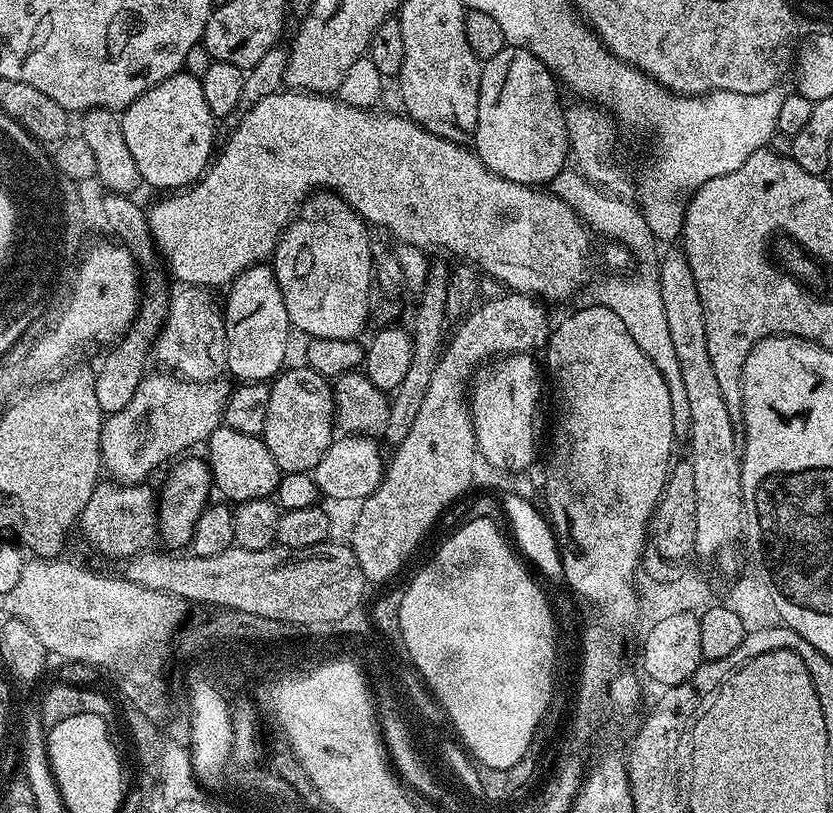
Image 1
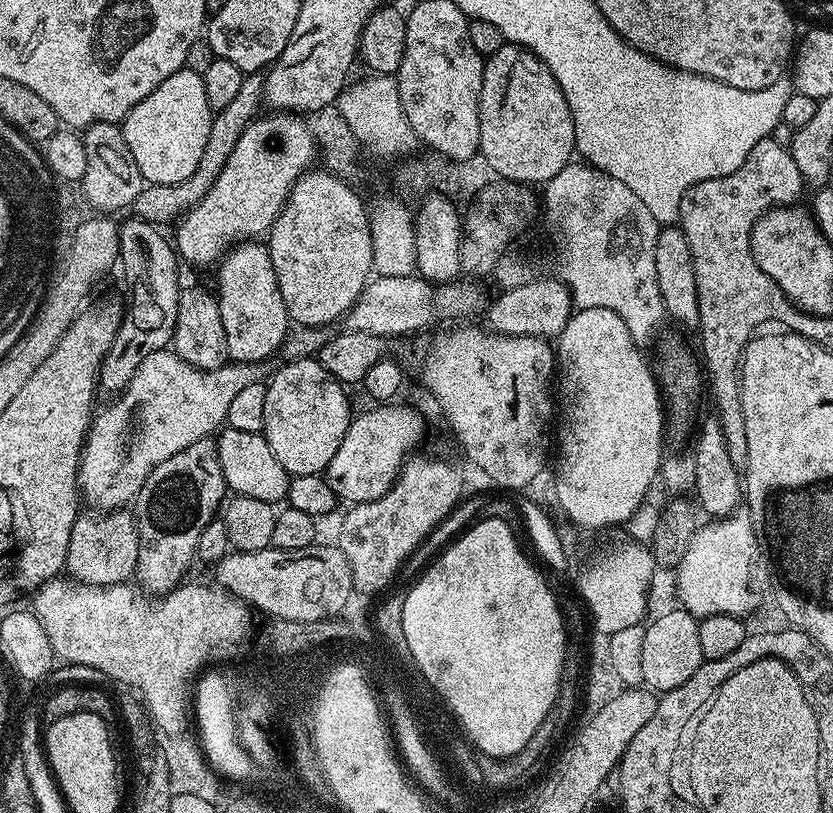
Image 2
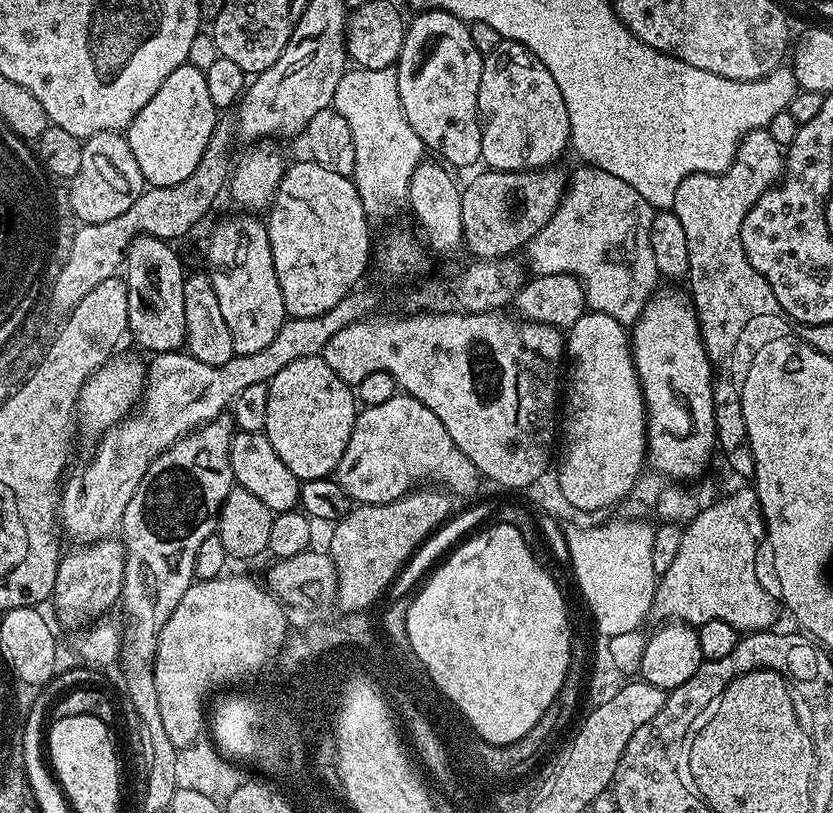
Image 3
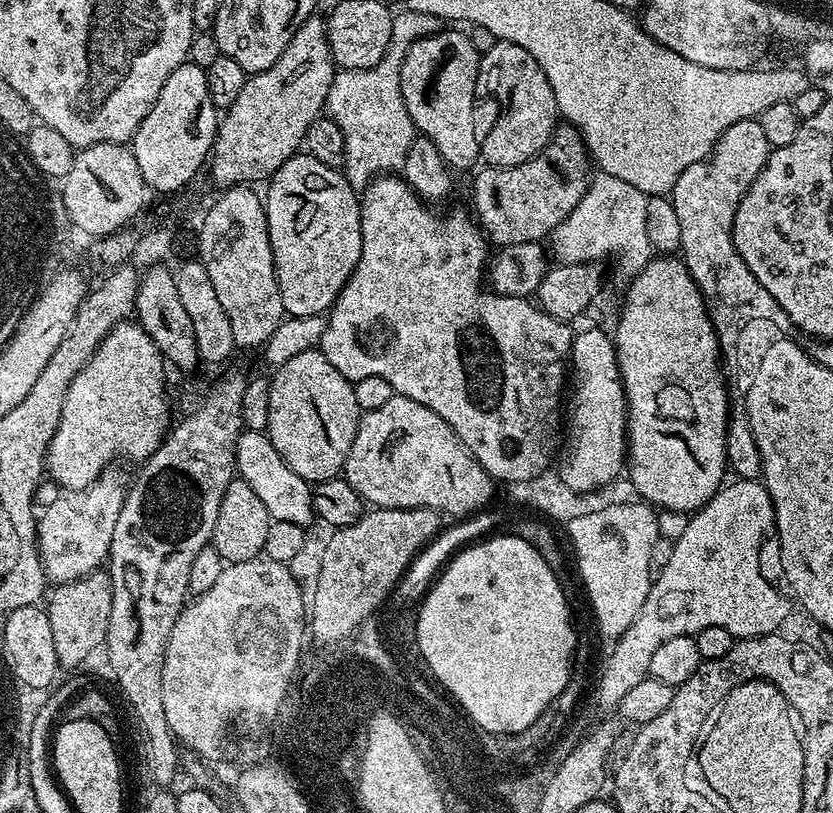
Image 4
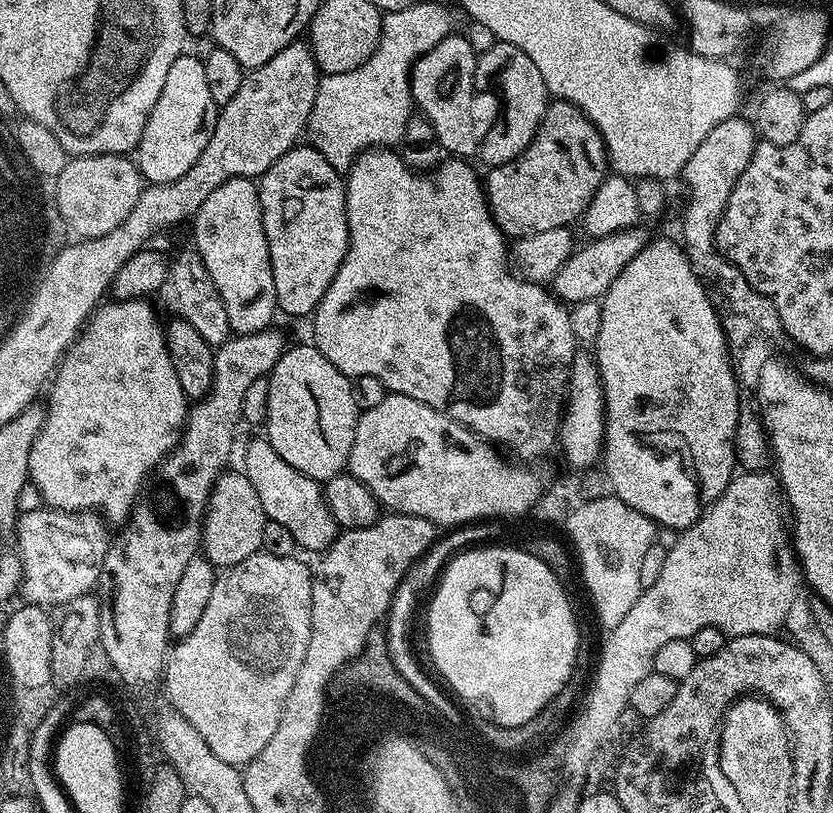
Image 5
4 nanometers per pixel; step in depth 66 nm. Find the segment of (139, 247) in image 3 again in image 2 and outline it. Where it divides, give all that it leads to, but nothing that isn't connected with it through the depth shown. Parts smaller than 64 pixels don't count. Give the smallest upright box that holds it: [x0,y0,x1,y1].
[97,218,182,396]

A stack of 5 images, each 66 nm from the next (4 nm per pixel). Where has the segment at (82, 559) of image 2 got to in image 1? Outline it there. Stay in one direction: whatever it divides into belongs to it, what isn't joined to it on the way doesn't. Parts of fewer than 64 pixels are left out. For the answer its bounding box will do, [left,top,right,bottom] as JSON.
[78,482,158,558]

